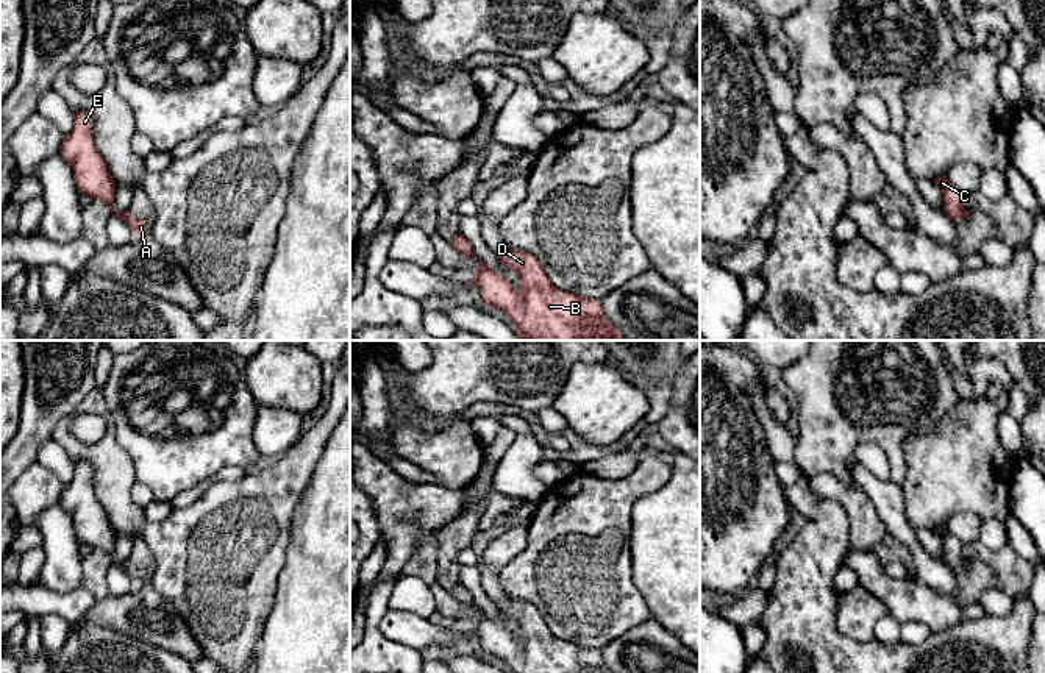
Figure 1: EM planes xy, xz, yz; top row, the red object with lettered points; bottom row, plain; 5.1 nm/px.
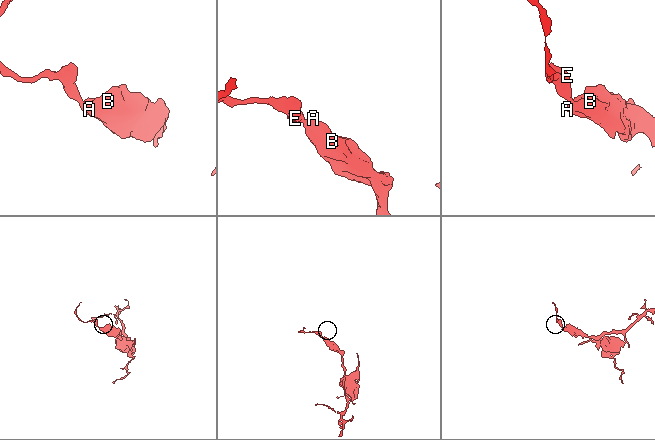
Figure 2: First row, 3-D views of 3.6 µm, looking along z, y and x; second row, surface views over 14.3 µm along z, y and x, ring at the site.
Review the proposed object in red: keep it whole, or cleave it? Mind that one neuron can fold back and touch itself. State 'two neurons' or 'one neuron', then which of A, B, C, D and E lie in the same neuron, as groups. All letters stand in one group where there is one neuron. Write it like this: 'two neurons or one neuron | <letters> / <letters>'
one neuron | A B C D E

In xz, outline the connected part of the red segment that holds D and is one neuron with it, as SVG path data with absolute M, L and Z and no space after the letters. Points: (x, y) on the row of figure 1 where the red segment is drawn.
M506 245L495 255L500 264L520 276L520 287L517 289L511 281L500 276L480 258L476 258L480 265L470 283L480 289L486 304L501 309L509 315L522 340L633 340L609 322L605 315L601 300L584 298L555 286L533 253Z

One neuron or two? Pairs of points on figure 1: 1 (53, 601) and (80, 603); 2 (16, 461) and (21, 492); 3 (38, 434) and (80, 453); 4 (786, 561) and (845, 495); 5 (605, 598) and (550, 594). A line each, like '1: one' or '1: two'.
1: one
2: two
3: two
4: two
5: one

